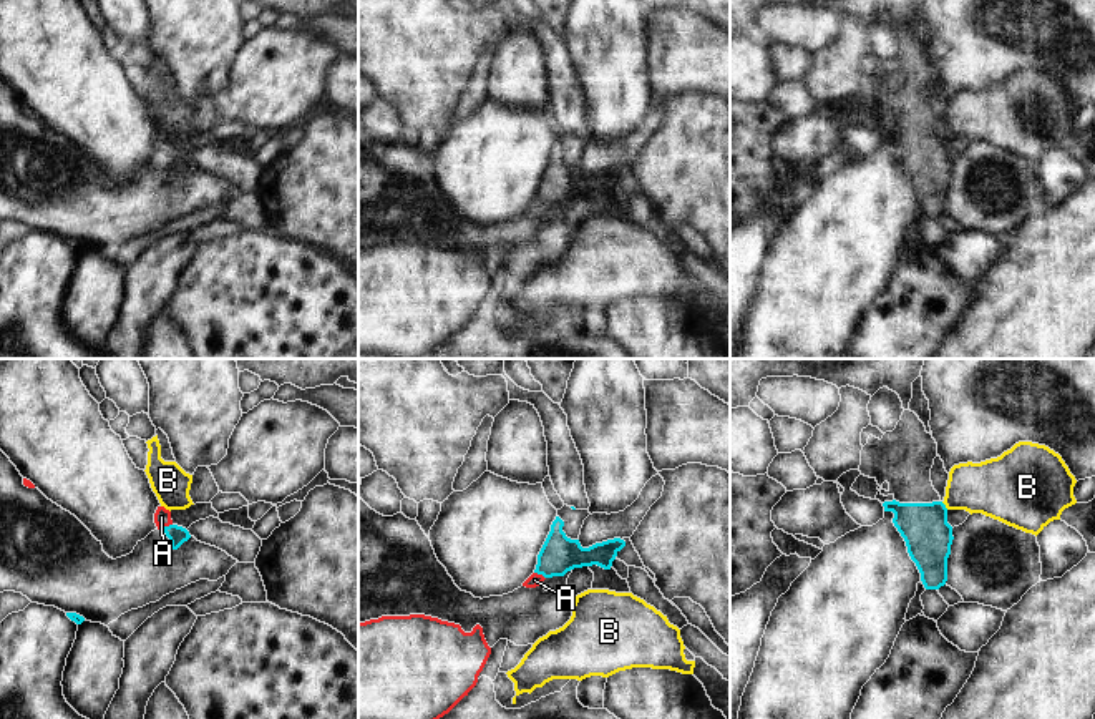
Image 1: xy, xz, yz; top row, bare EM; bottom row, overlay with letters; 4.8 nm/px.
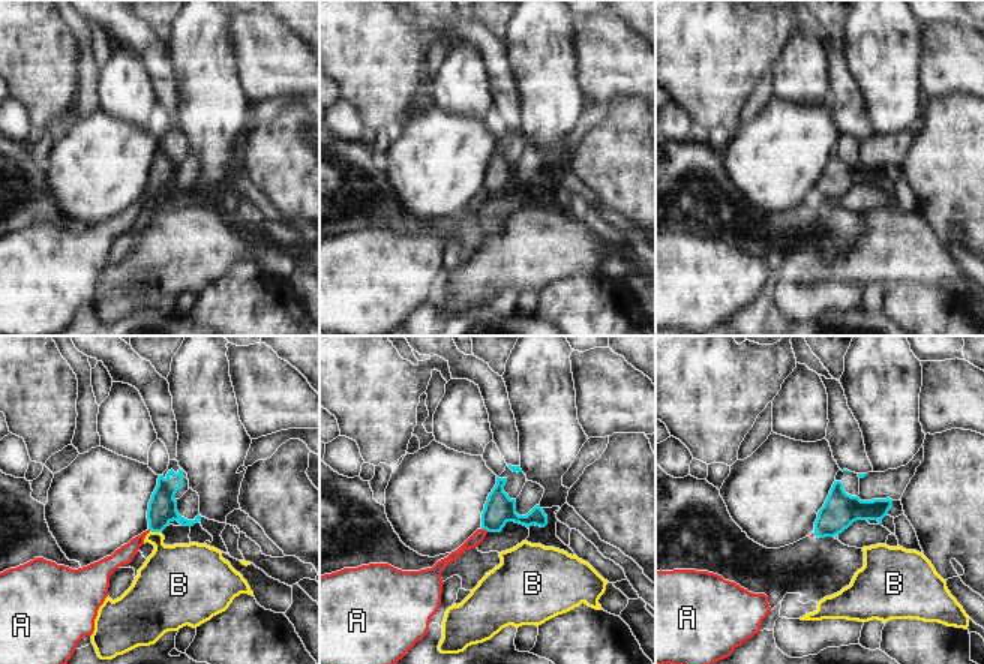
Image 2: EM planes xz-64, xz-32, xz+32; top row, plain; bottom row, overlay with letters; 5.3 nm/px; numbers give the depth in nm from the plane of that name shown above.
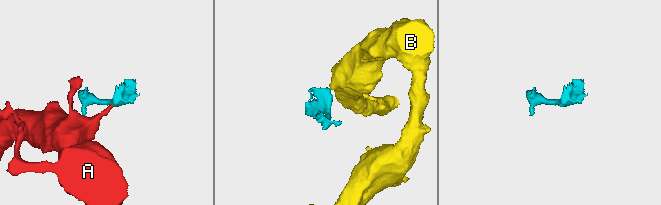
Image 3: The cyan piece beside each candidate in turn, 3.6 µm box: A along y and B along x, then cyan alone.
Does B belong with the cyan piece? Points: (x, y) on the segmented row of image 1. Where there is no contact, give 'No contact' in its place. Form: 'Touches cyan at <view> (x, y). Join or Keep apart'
Touches cyan at yz (944, 505). Keep apart.

